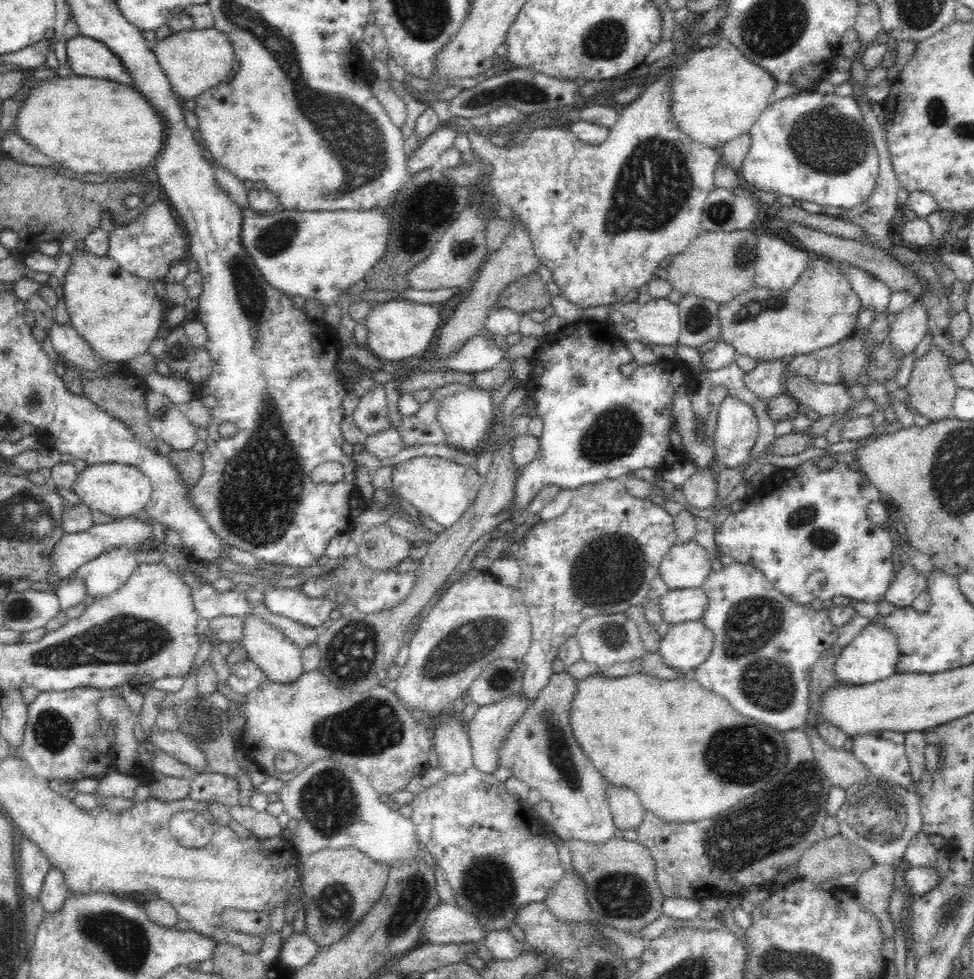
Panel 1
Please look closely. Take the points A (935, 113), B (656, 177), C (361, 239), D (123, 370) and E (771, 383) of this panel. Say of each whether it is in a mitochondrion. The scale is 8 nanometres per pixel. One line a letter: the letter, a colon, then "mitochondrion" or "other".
A: mitochondrion
B: mitochondrion
C: other
D: other
E: other

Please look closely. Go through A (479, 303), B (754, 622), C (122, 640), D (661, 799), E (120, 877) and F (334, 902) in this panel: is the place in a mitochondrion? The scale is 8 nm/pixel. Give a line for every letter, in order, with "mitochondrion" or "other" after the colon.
A: other
B: mitochondrion
C: mitochondrion
D: other
E: other
F: mitochondrion

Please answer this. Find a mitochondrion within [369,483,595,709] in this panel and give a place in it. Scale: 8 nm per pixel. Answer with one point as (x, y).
(467, 643)

